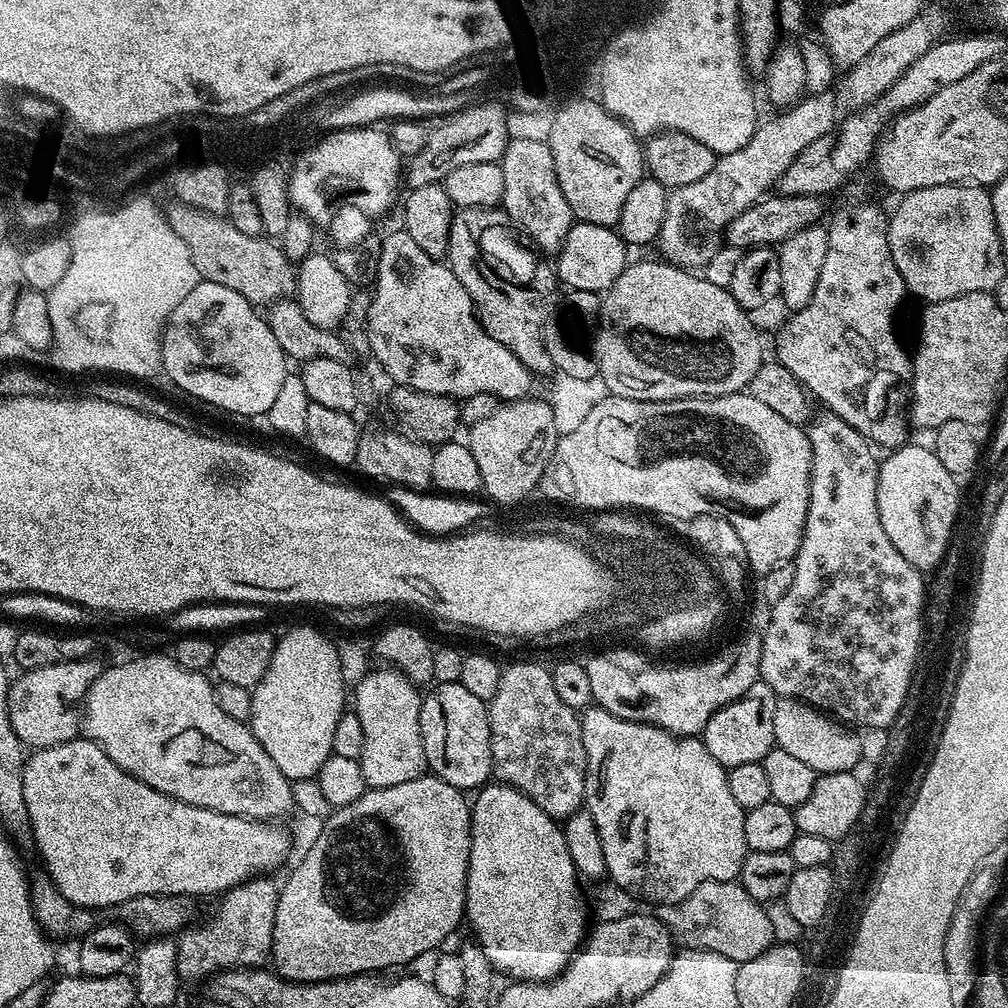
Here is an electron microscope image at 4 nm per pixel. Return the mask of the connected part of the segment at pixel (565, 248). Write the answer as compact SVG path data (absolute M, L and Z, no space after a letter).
M583 222L573 223L570 234L566 234L566 242L560 247L554 260L559 283L574 292L603 294L614 286L614 282L618 282L618 278L628 267L630 257L627 251L629 249L616 228Z

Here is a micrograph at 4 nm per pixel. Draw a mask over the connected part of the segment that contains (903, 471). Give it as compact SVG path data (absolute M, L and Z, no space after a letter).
M909 442L902 448L887 453L888 456L879 461L880 473L878 474L878 518L882 518L882 530L886 530L890 542L894 542L894 550L906 558L906 562L913 564L921 570L939 569L953 539L952 527L956 524L956 484L957 477L952 476L938 462L936 453L931 447L915 442Z

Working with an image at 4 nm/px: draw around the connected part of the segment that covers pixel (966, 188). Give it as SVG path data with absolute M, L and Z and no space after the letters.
M943 184L926 186L907 193L888 220L888 241L892 261L904 279L905 289L928 304L937 304L971 292L991 293L1006 274L1006 254L1000 245L996 219L992 209L992 194L979 184Z

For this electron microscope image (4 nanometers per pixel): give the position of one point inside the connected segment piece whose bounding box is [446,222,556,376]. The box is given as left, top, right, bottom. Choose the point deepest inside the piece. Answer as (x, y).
(517, 316)

